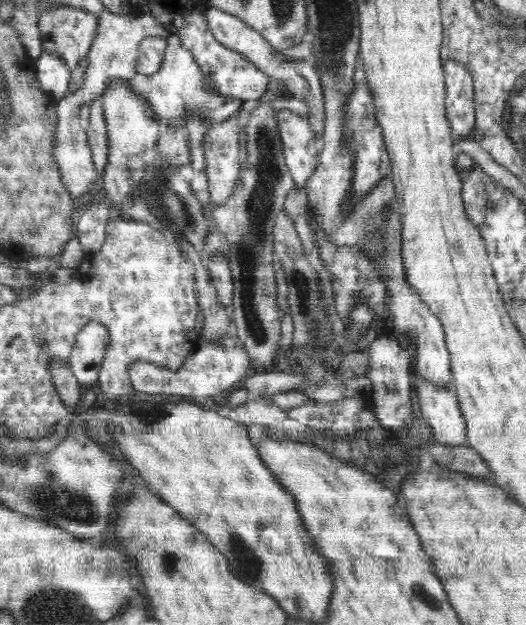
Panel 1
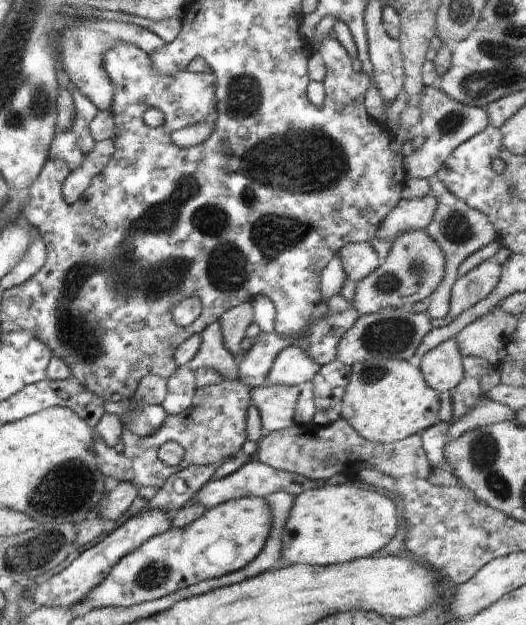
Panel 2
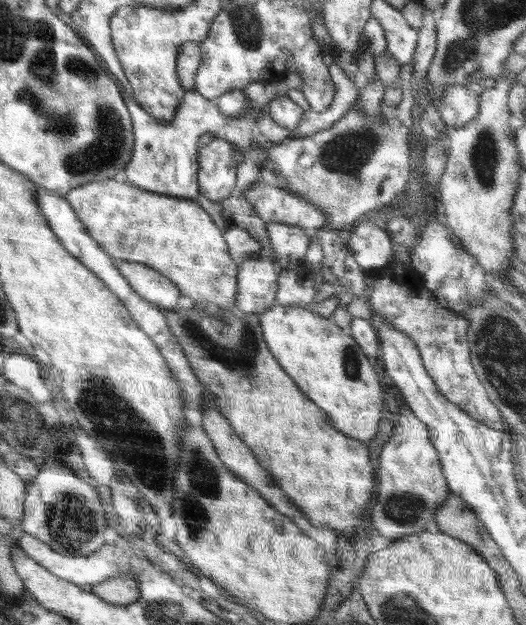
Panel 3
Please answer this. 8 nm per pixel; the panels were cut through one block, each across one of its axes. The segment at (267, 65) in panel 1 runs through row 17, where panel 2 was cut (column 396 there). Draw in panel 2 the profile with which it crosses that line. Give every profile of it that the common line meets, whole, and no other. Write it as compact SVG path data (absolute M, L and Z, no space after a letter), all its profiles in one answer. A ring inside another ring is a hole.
M430 192L420 198L400 199L394 210L384 218L376 236L391 244L406 232L425 231L432 222L438 202Z

